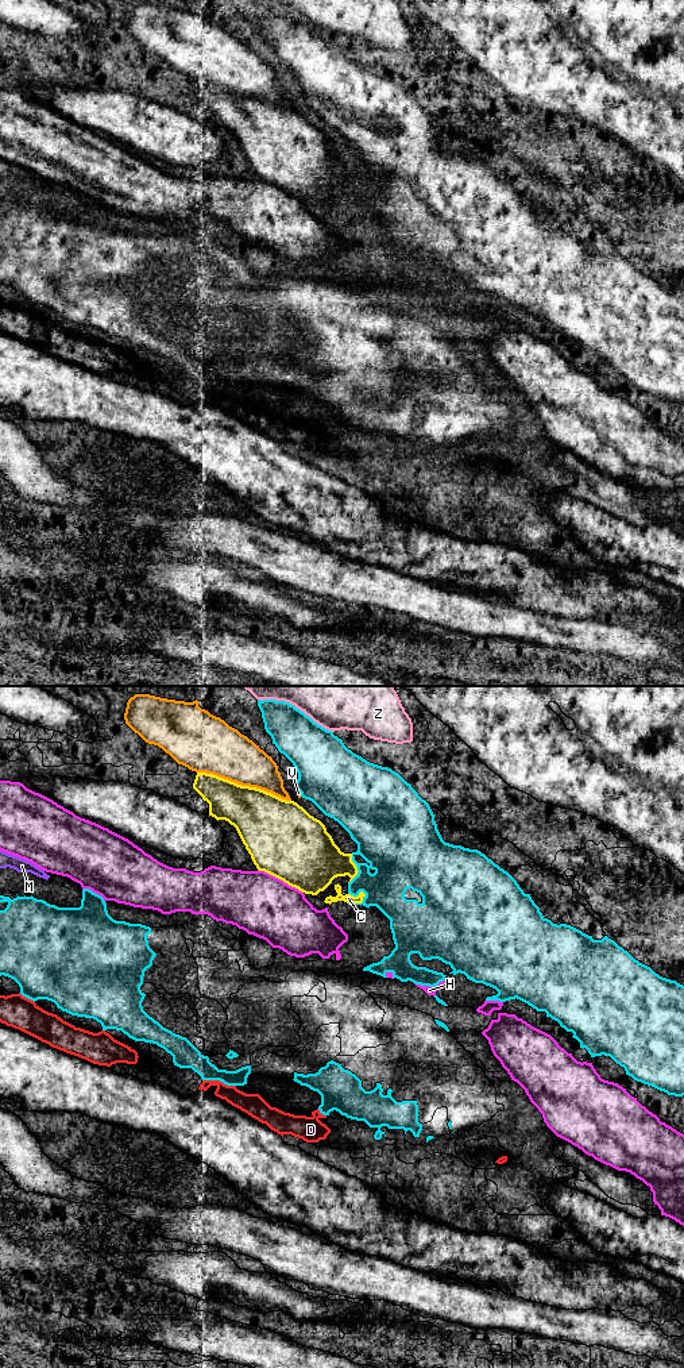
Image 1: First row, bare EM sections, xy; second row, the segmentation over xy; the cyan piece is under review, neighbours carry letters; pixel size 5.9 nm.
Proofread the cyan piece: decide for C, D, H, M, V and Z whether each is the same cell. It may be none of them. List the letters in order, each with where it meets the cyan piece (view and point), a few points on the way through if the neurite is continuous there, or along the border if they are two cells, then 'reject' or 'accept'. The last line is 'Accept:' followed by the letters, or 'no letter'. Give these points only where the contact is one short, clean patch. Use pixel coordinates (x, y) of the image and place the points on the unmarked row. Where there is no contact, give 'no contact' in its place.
C: meets cyan in xy at (358, 212); reject
D: meets cyan in xy at (219, 388); reject
H: meets cyan in xy at (429, 295); reject
M: meets cyan in xy at (104, 211); reject
V: meets cyan in xy at (298, 99); reject
Z: meets cyan in xy at (294, 15); reject
Accept: no letter

